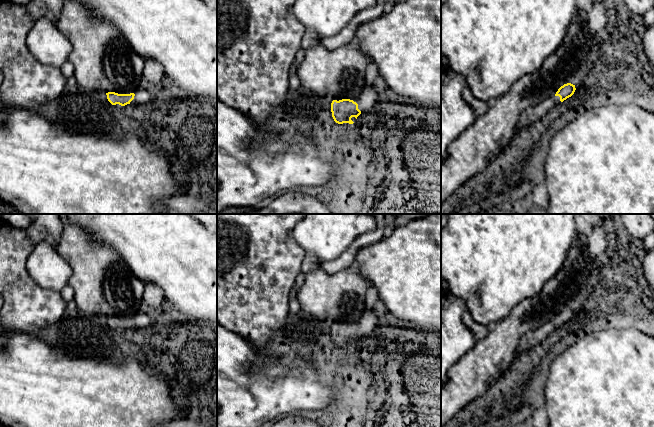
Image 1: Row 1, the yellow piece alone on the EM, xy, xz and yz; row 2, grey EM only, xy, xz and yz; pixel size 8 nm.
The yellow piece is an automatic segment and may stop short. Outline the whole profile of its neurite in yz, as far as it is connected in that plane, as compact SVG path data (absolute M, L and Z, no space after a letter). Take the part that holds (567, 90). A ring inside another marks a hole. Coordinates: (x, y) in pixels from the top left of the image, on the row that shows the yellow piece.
M567 83L561 86L556 93L548 96L543 101L533 103L522 112L515 130L521 131L523 128L541 120L546 113L554 108L558 103L571 97L575 90L575 85Z

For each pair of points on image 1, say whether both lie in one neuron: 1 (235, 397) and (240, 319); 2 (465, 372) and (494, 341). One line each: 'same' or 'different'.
1: different
2: same

